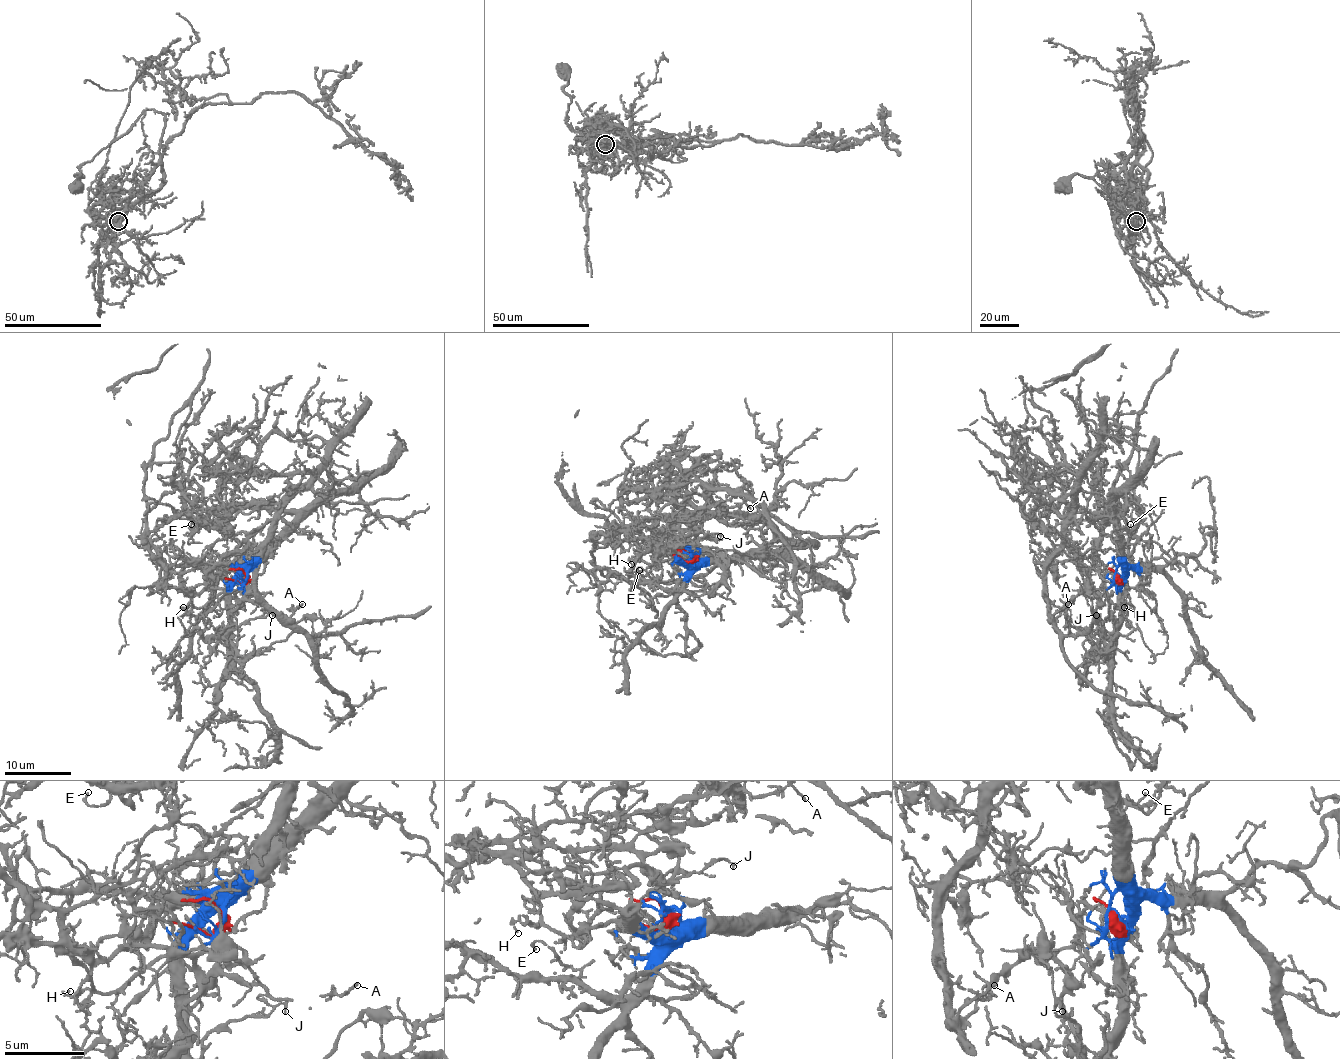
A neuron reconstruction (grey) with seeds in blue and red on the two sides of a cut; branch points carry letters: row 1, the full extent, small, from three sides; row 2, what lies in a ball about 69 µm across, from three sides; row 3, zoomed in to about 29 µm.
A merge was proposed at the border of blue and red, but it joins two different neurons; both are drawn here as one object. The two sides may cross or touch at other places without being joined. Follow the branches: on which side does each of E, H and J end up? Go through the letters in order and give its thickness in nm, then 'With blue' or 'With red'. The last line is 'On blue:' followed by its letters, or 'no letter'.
E: Thickness 130 nm. With blue
H: Thickness 100 nm. With blue
J: Thickness 140 nm. With blue
On blue: E, H, J

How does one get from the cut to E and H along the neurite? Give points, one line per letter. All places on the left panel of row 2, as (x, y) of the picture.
E: (245, 577), (248, 566), (295, 517), (293, 514), (275, 511), (260, 501), (220, 509), (194, 531), (190, 524)
H: (245, 577), (240, 576), (204, 606), (184, 607)

